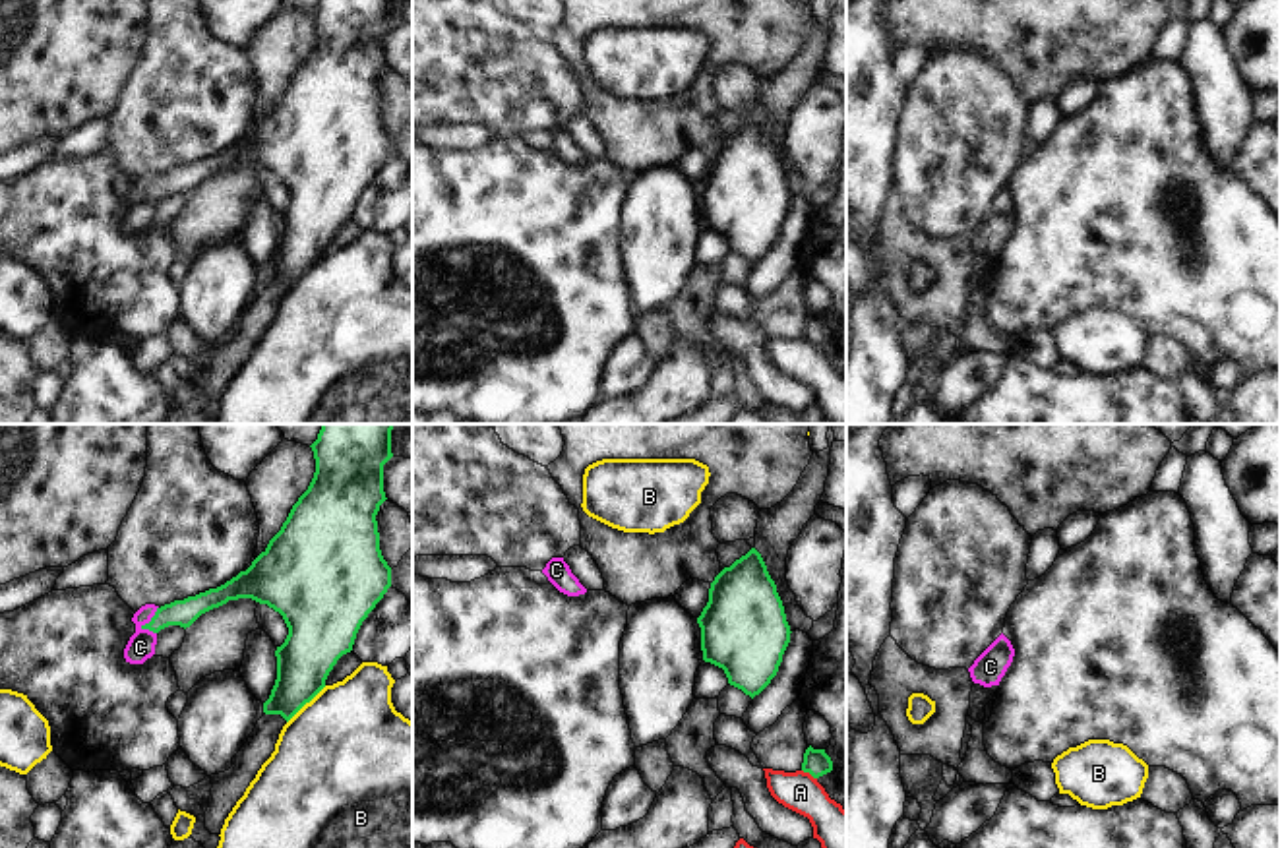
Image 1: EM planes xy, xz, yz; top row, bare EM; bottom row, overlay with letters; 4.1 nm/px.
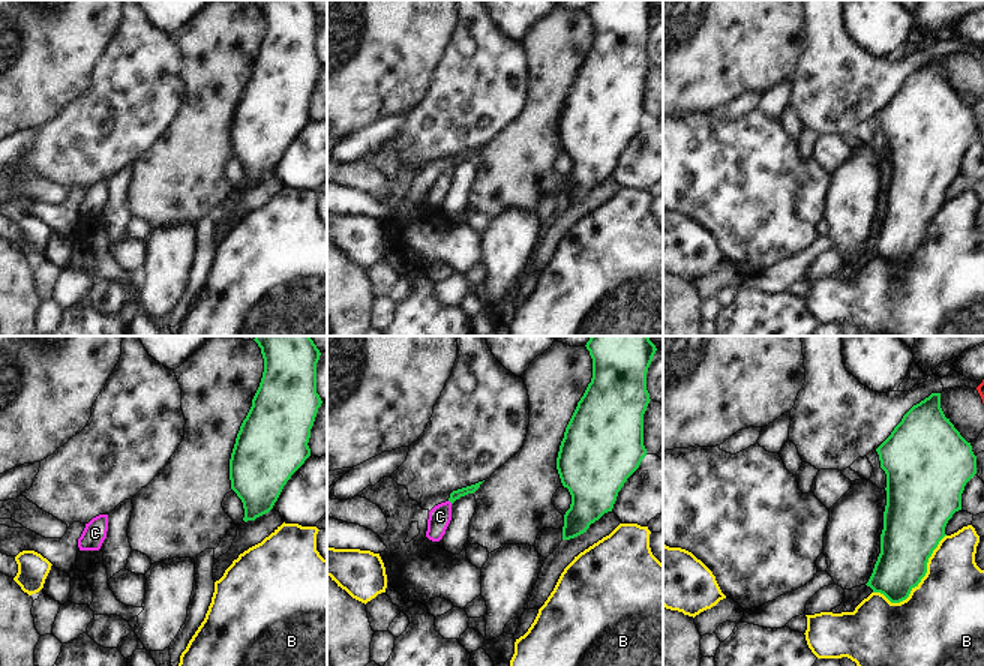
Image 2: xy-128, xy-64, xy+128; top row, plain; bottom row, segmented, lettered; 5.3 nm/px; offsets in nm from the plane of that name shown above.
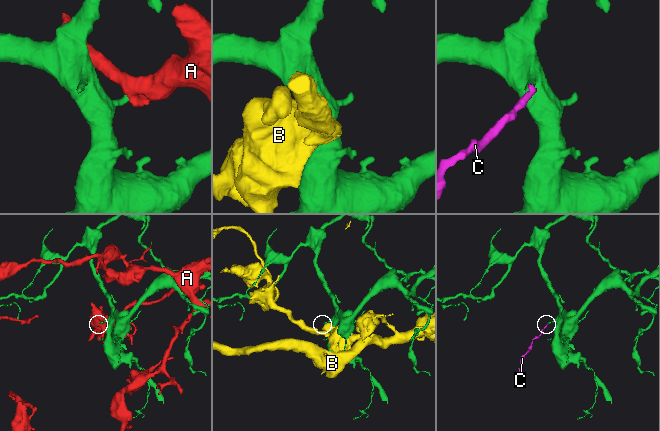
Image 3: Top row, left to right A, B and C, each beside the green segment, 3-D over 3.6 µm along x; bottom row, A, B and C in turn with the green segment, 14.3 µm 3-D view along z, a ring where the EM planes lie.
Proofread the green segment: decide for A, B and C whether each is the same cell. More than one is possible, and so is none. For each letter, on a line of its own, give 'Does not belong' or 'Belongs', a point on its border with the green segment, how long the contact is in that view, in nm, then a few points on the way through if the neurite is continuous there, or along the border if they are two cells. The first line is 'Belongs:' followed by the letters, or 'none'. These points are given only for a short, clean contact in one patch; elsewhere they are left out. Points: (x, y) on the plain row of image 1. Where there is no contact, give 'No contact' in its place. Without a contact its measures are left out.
Belongs: none
A: Does not belong. Touches green at xz (810, 339). Shared border 80 nm. Boundary: xz (802, 335), (816, 345)
B: Does not belong. Touches green at xy (306, 268). Shared border 220 nm
C: Does not belong. Touches green at xy (152, 184). Shared border 120 nm. Boundary: xy (157, 173), (142, 196)

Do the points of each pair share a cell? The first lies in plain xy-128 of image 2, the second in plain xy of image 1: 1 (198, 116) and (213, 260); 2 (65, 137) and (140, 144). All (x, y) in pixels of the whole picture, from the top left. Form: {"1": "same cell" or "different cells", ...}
{"1": "different cells", "2": "same cell"}

